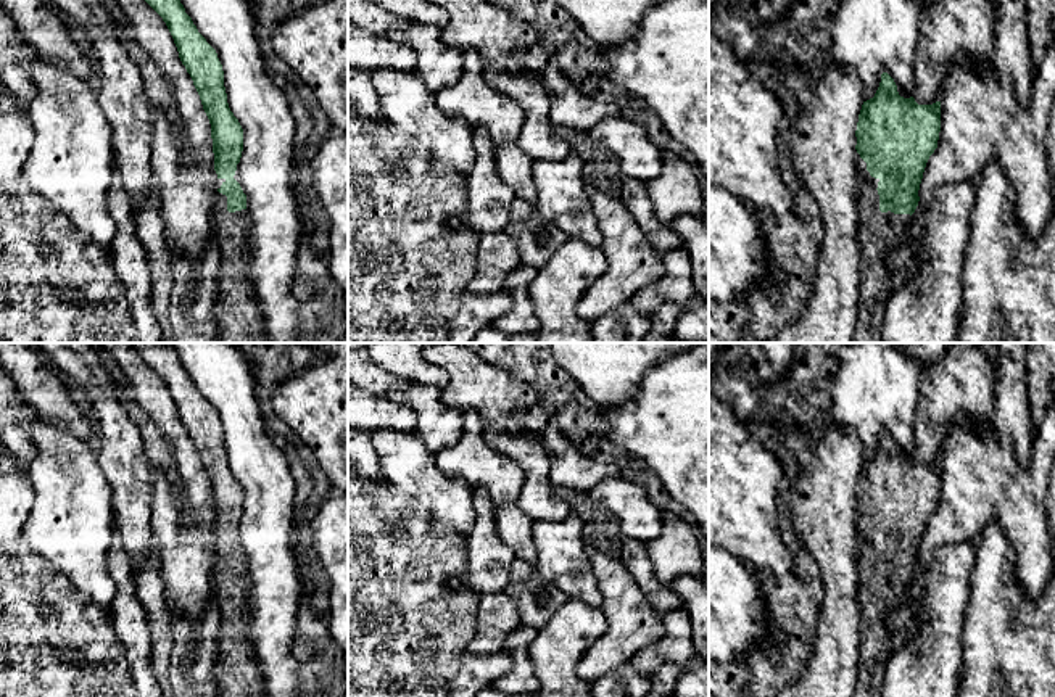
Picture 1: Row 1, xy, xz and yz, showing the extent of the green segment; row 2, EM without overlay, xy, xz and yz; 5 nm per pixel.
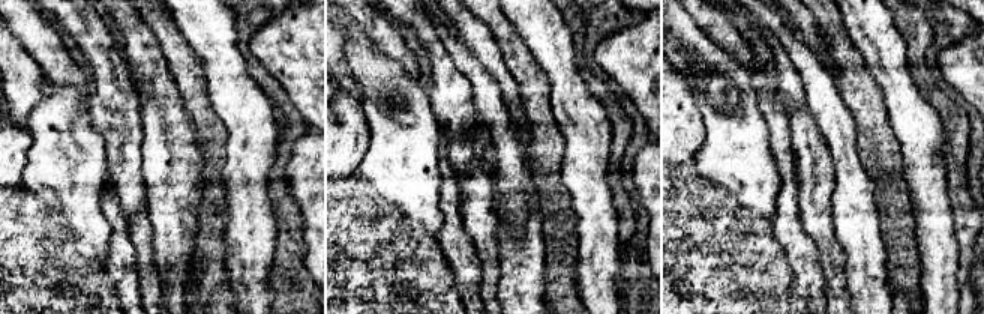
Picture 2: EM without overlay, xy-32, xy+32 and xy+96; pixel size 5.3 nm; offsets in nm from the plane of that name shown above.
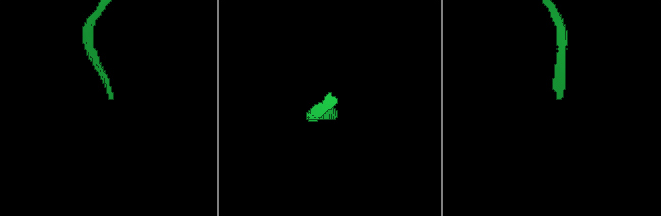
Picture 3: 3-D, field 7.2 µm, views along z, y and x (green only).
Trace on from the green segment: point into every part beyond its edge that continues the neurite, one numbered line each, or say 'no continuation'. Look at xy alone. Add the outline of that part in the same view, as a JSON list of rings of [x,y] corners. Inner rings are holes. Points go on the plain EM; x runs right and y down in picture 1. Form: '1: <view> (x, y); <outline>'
1: xy (235, 673); [[[216,552],[211,584],[221,620],[214,665],[217,697],[266,697],[266,684],[254,665],[246,628],[248,571],[229,573],[227,557]]]

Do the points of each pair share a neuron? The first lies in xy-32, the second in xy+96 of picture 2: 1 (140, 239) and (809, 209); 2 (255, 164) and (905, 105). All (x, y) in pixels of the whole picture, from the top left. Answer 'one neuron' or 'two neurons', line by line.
1: one neuron
2: one neuron

